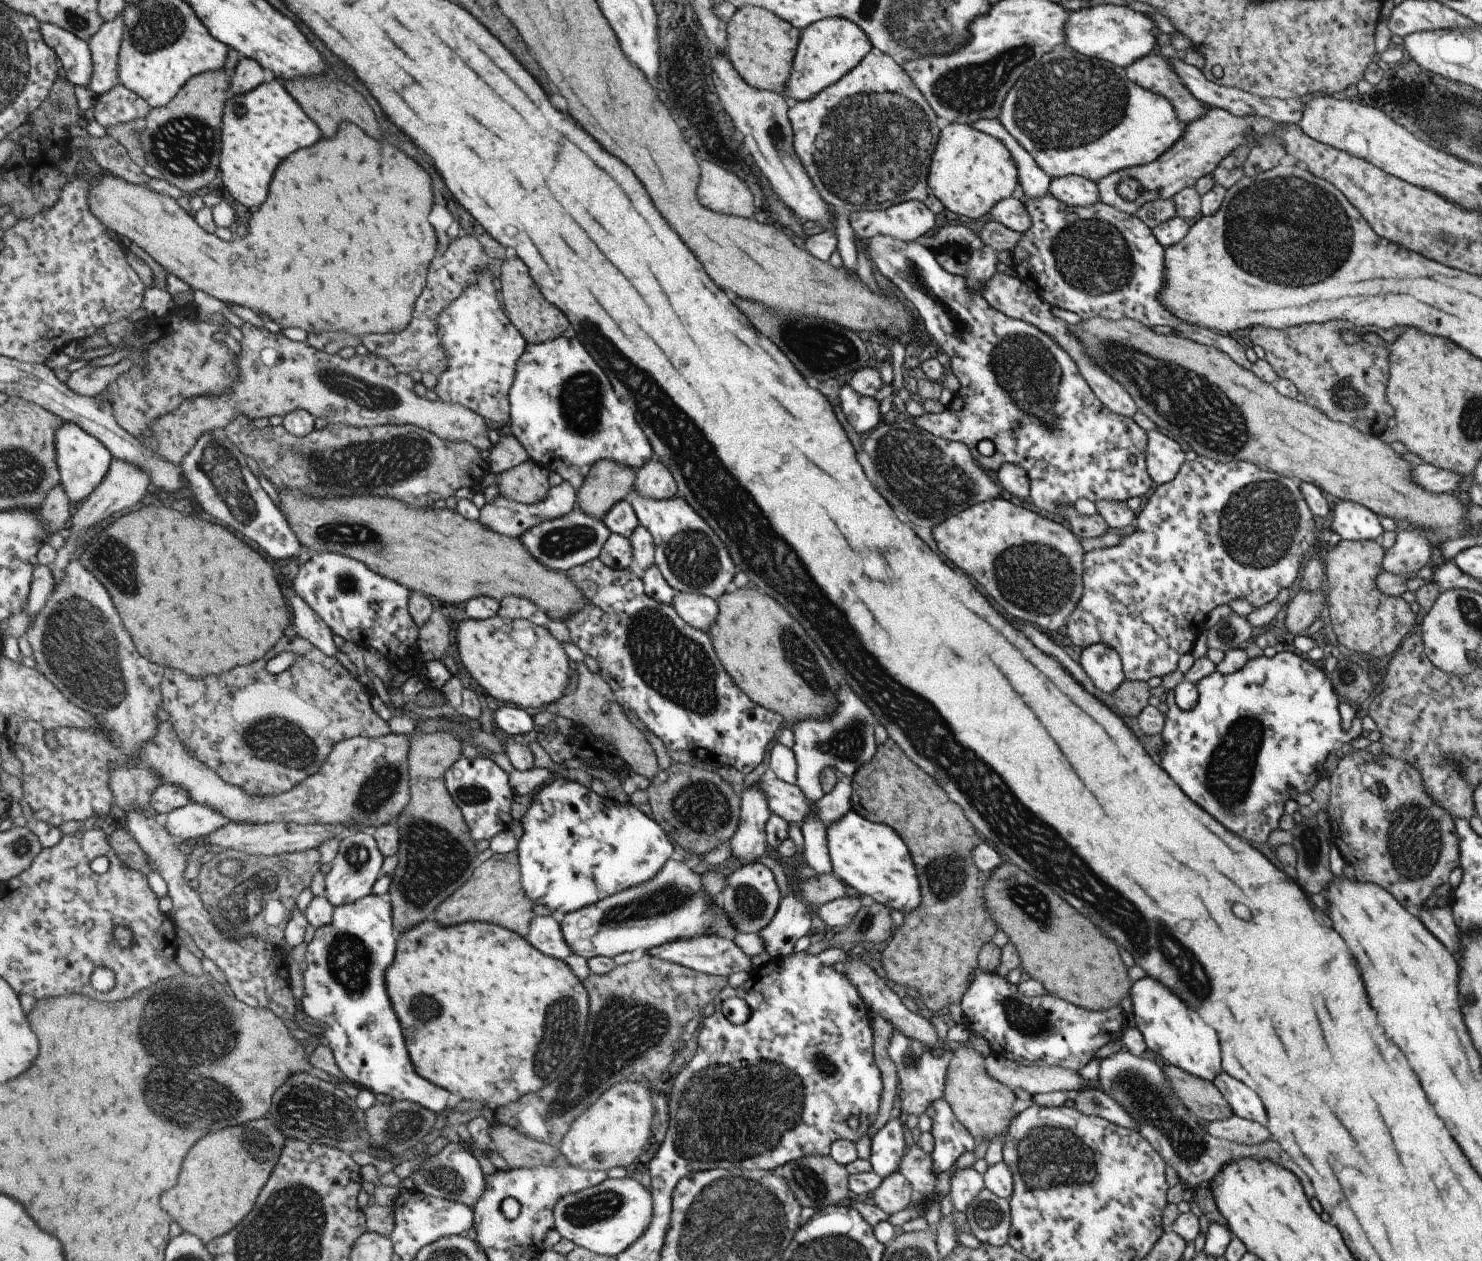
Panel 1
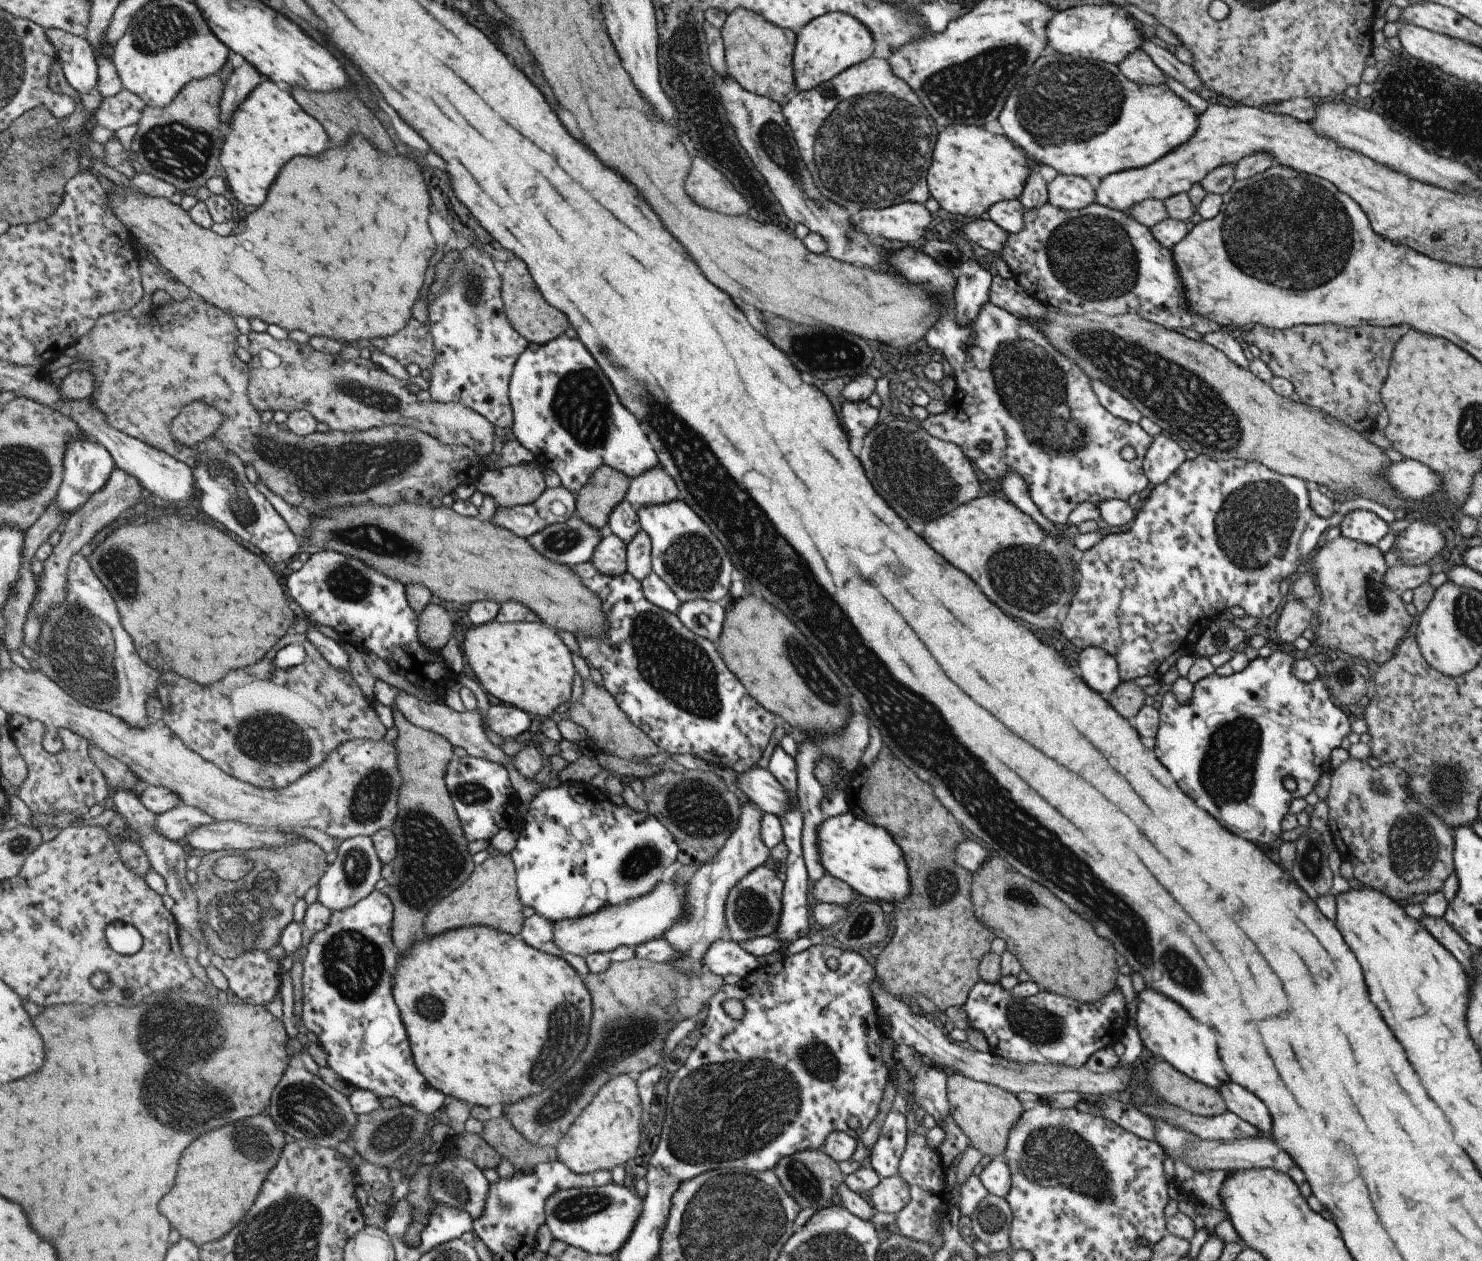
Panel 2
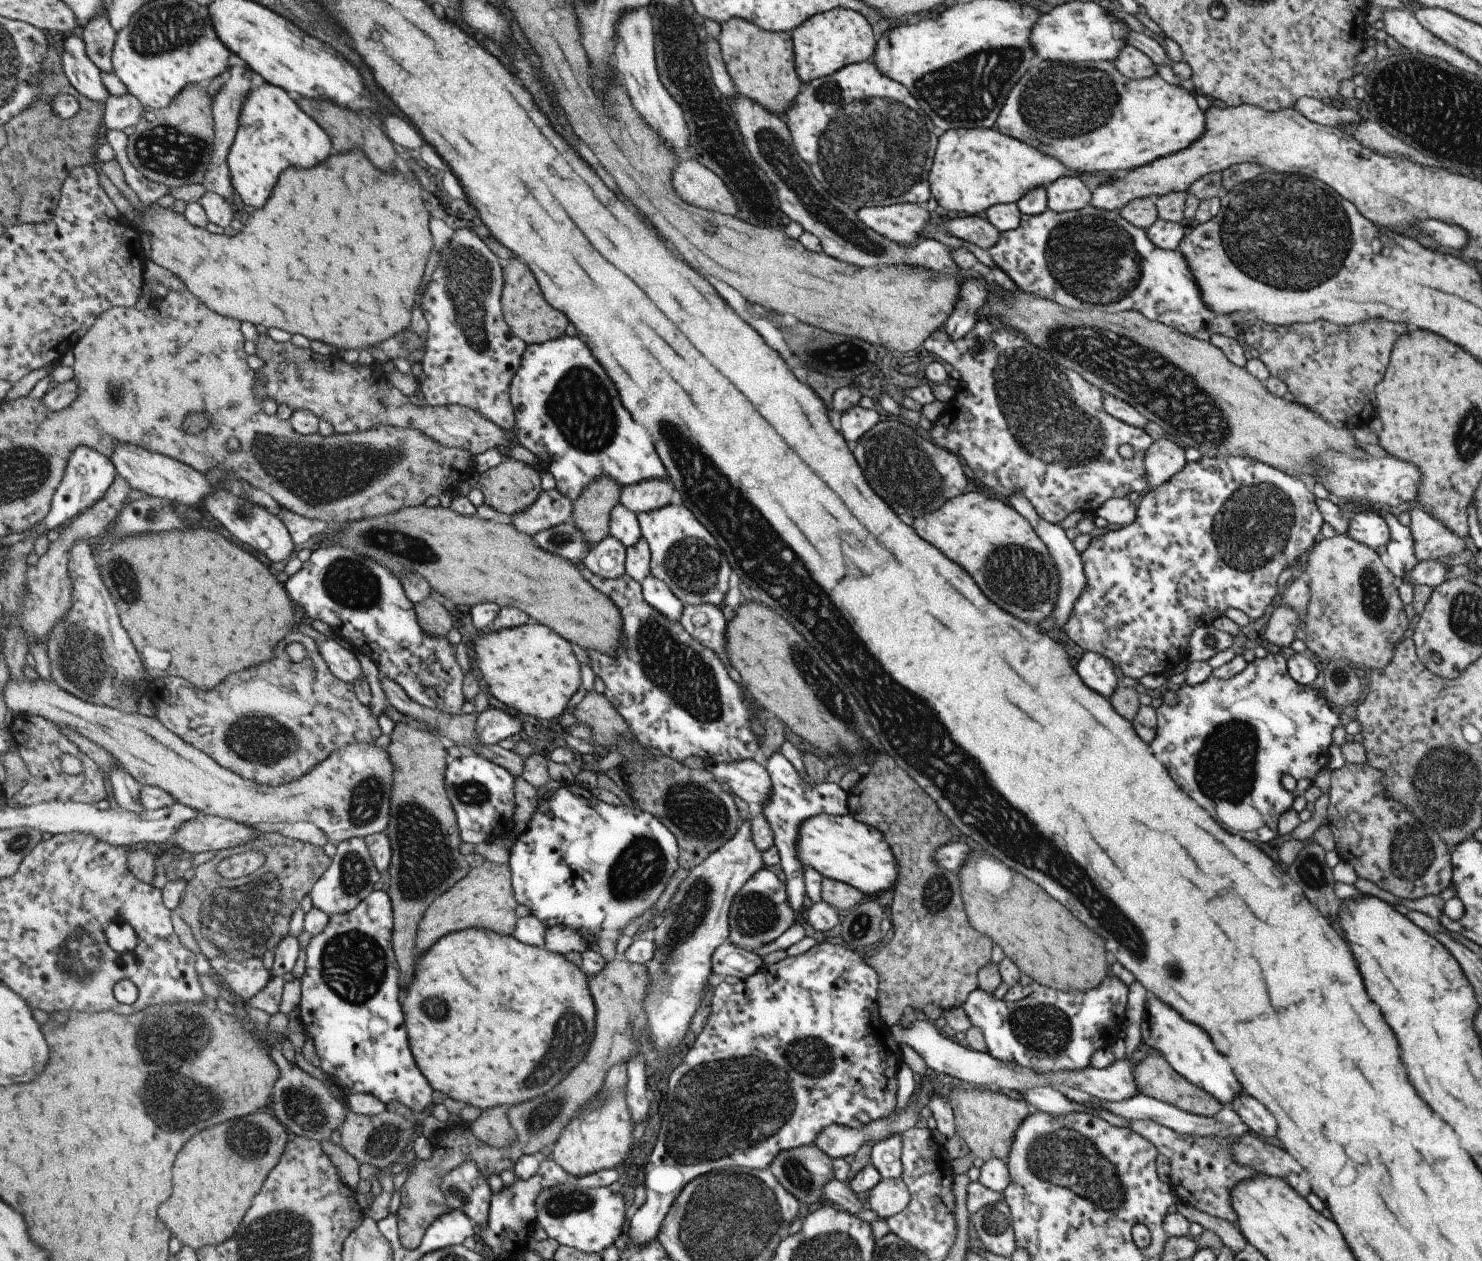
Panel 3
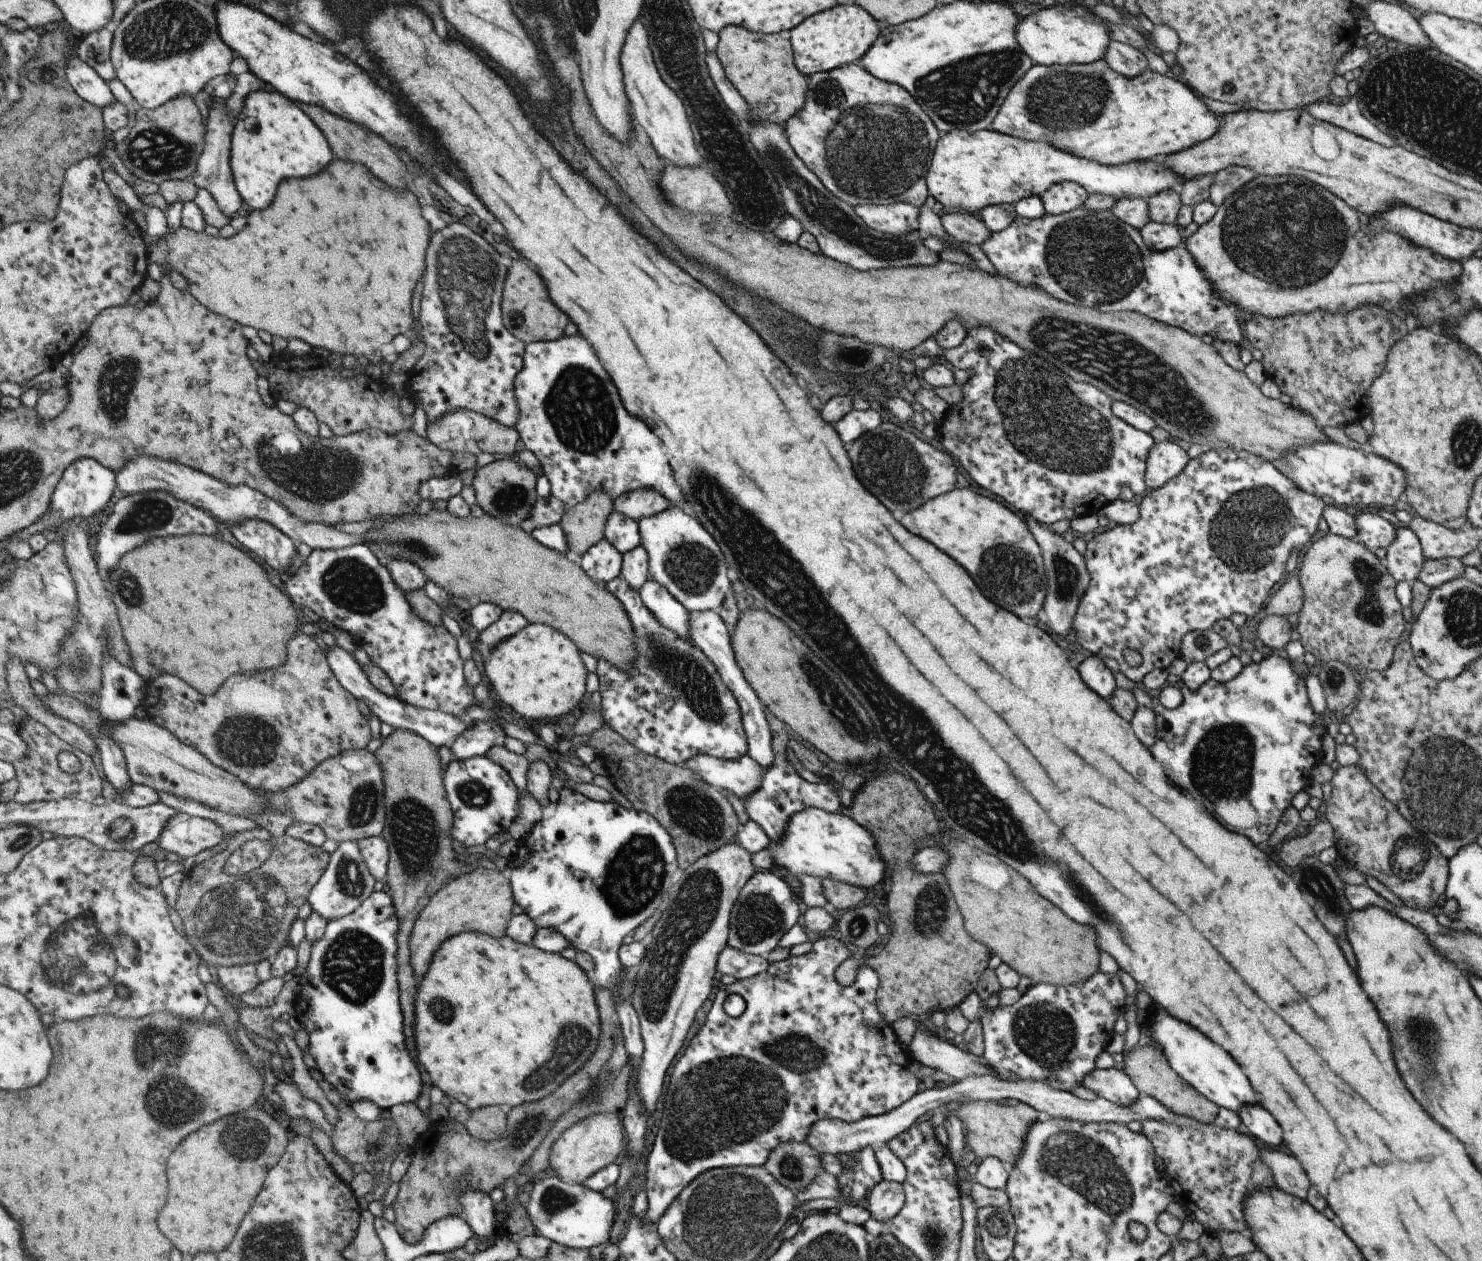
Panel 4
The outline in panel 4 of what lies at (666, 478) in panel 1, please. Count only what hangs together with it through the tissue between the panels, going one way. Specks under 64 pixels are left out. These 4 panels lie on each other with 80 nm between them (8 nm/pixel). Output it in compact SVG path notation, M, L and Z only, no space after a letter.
M640 488L624 492L613 500L613 510L632 518L637 522L640 518L654 515L670 506L668 500L655 489Z

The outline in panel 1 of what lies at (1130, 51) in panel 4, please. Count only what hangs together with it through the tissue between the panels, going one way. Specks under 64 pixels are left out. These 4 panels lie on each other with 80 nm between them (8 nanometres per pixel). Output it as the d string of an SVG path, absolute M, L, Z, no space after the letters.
M1157 51L1136 60L1123 70L1131 82L1169 100L1176 118L1184 125L1201 118L1209 110L1205 108L1205 103L1191 96L1168 58Z

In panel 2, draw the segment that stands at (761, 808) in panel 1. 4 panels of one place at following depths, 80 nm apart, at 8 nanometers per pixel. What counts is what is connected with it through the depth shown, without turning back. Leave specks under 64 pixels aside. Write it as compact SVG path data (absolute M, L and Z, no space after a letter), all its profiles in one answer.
M745 803L741 806L735 830L714 854L712 861L709 864L702 865L683 886L683 889L686 890L684 911L690 914L690 918L686 921L675 923L660 937L680 952L680 958L671 963L674 967L679 967L682 971L691 971L692 973L704 970L701 964L701 957L705 949L714 940L720 938L721 929L726 924L724 904L727 893L742 876L745 876L746 872L756 866L763 865L768 858L769 849L760 839L762 814L759 809L751 806L751 803Z

